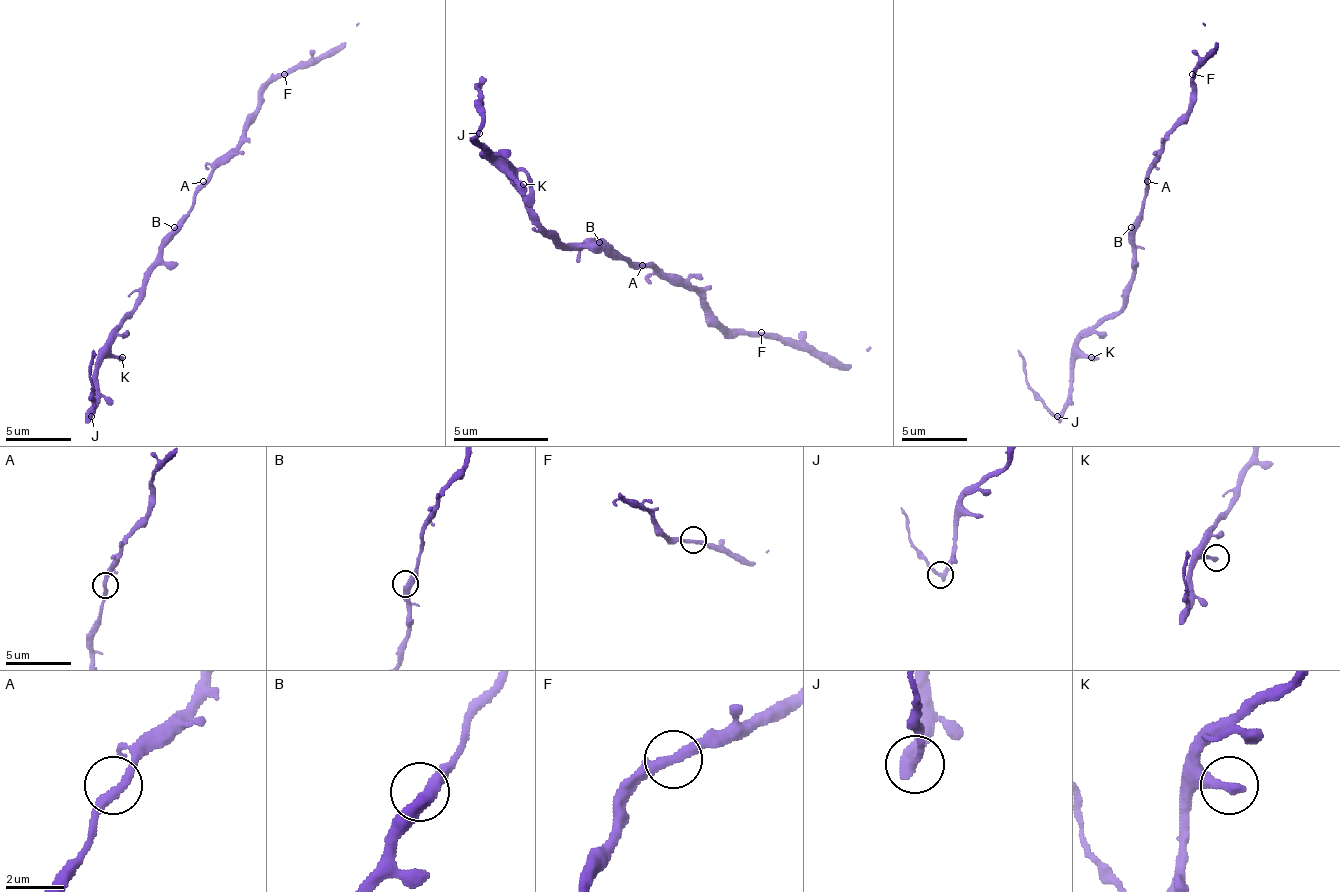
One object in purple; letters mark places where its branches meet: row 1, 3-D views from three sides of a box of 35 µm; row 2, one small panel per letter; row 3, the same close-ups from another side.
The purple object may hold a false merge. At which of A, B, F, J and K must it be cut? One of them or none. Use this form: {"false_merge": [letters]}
{"false_merge": ["J"]}

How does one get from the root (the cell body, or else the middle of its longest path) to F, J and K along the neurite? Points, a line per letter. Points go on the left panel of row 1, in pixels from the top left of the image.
F: (177, 233), (180, 217), (193, 204), (193, 191), (239, 142), (242, 129), (261, 106), (261, 93), (284, 74)
J: (177, 233), (151, 272), (141, 305), (105, 340), (99, 405), (92, 415)
K: (177, 233), (167, 243), (164, 259), (151, 272), (141, 305), (112, 340), (112, 353), (122, 357)

